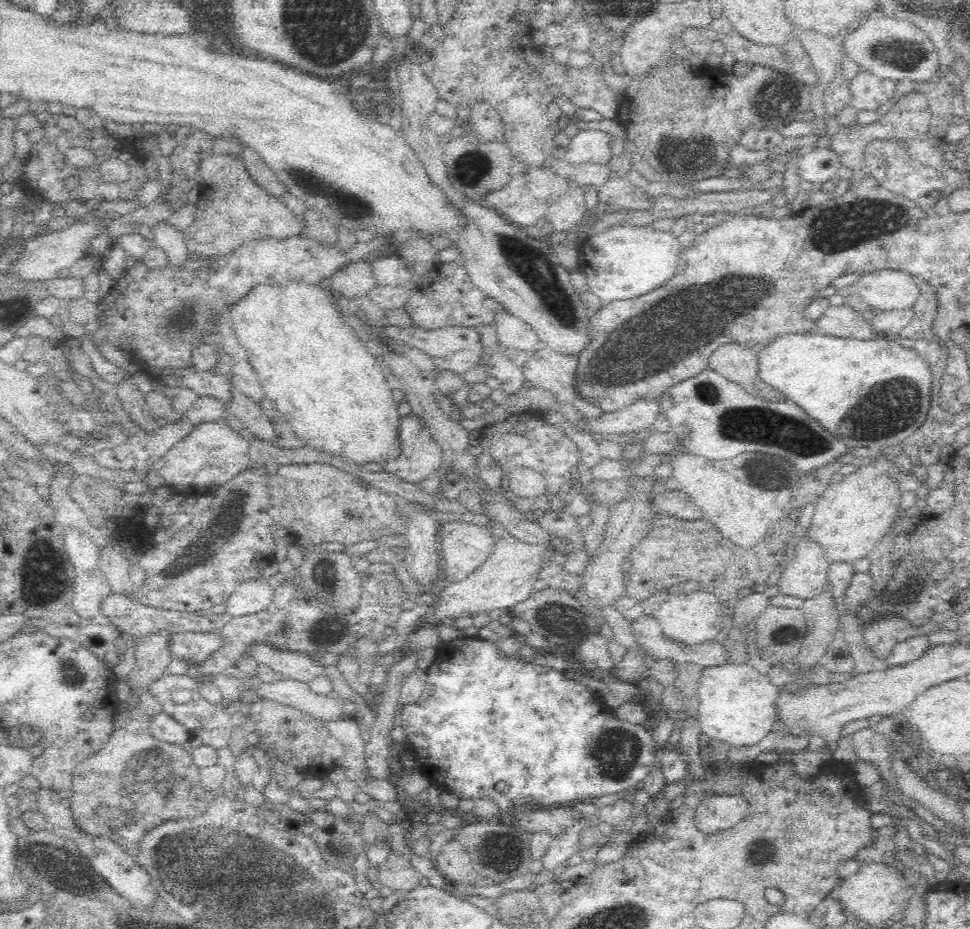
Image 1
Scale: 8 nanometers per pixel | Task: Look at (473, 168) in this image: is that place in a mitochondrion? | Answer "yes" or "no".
yes

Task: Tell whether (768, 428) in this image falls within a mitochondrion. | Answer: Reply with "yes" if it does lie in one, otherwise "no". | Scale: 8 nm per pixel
yes

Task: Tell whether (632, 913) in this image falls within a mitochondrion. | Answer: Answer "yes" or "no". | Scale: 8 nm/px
yes

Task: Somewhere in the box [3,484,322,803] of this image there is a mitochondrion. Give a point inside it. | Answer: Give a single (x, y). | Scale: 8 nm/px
(37, 577)

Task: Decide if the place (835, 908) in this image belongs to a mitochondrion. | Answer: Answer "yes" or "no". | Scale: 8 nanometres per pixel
no

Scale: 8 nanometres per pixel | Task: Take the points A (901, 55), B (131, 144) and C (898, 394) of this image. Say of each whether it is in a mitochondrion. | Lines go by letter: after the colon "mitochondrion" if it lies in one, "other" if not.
A: mitochondrion
B: other
C: mitochondrion

